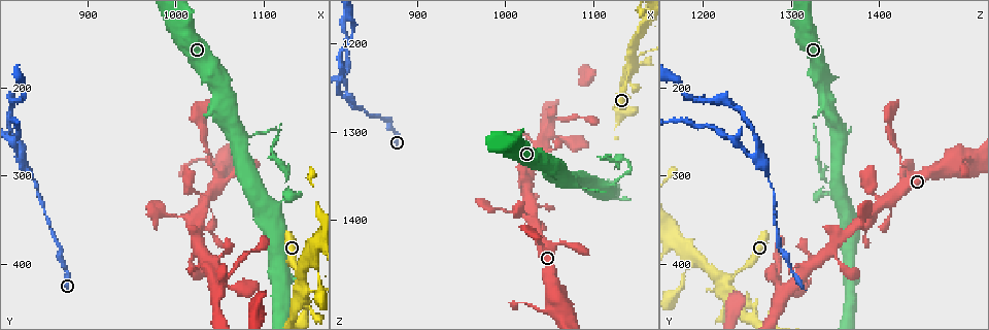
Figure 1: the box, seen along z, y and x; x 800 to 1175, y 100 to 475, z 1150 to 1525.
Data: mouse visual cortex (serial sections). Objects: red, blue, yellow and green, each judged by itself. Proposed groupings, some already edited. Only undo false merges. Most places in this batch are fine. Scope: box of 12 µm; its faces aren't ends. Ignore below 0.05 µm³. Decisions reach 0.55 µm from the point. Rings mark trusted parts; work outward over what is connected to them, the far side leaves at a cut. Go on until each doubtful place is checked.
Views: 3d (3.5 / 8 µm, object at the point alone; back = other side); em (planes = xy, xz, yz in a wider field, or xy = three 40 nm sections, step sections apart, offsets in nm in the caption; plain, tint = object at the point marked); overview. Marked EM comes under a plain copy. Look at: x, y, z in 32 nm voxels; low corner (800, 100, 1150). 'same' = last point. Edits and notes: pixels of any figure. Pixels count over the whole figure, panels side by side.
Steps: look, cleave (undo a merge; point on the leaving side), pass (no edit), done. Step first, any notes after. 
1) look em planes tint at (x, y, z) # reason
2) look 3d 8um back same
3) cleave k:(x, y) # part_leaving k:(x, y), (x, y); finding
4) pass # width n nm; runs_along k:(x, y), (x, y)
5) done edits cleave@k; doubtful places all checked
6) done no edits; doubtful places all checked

look 3d 3.5um at (1142, 418, 1226) # looks like a crossing

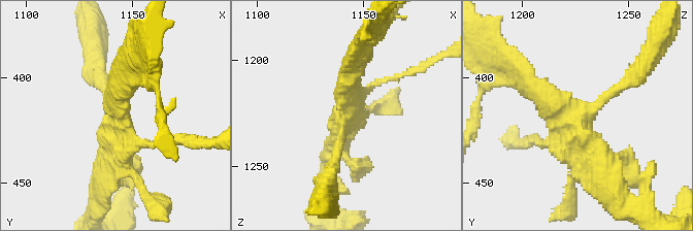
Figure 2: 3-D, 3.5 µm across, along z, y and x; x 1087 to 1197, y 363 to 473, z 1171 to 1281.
look em xy step 3 tint at (1141, 418, 1228) # now the EM

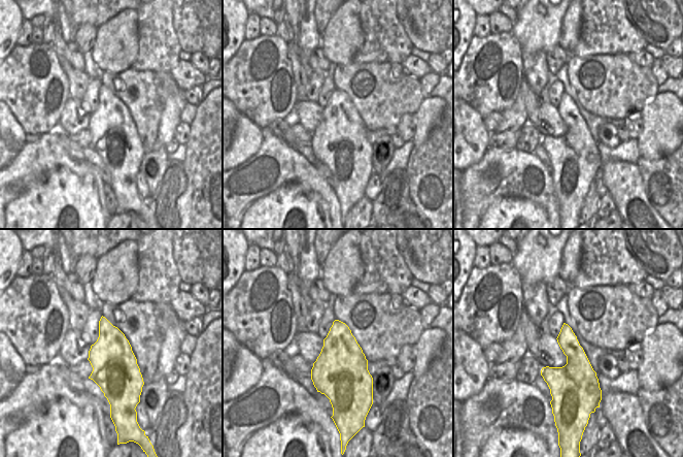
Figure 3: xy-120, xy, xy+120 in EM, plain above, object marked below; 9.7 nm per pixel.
look em xy step 5 tint same

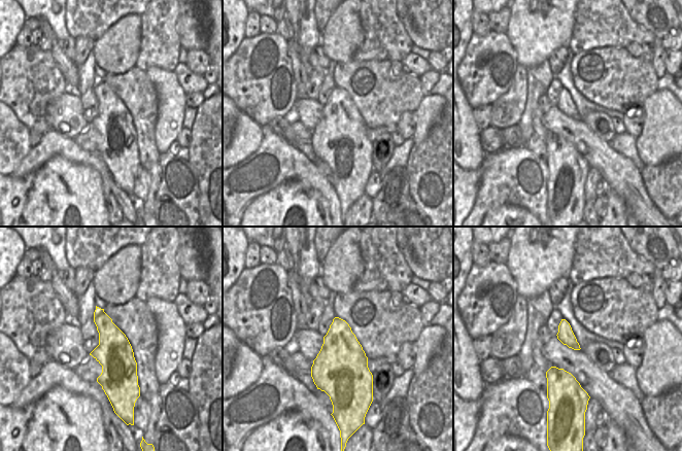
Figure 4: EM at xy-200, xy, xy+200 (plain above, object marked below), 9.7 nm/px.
pass # runs_along 2:(332, 169), (357, 64); all the same cell

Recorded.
look 3d 3.5um back at (1112, 332, 1362) # small branch off a trunk

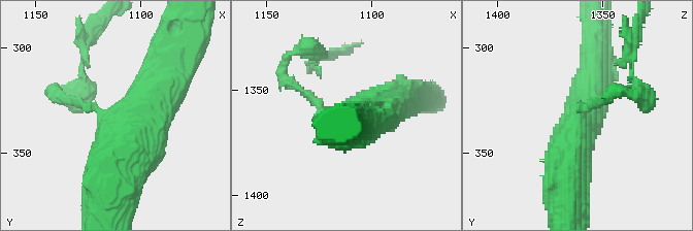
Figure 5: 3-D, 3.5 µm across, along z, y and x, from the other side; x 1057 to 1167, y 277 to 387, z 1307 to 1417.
look em xy step 5 tint at (1112, 333, 1360) # arms 3; arm_widths 150, 600, 700 nm

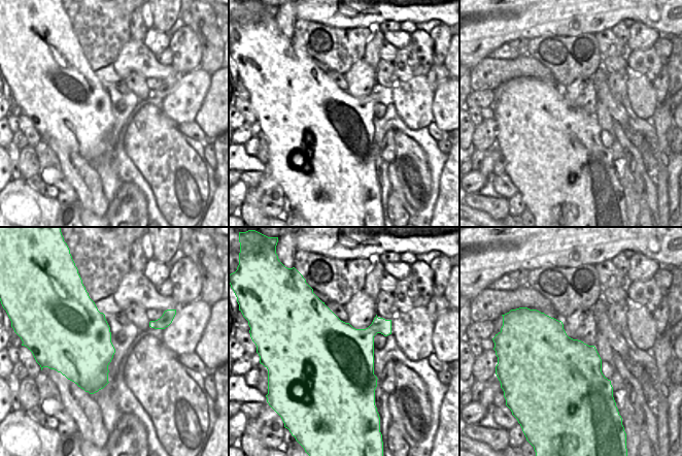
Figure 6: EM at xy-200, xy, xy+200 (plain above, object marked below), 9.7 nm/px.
pass # runs_along 5:(173, 64), (132, 118), (117, 182); all the same cell

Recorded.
look 3d 8um back at (1142, 324, 1336) # sharp bend

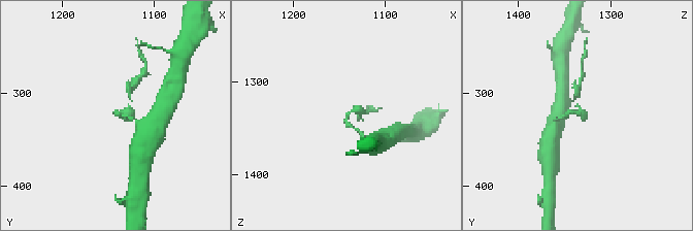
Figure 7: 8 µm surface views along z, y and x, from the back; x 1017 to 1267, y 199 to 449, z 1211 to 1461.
look em xy step 1 tint at (1140, 322, 1336) # arm_widths 100, 150 nm; shape alone is not enough

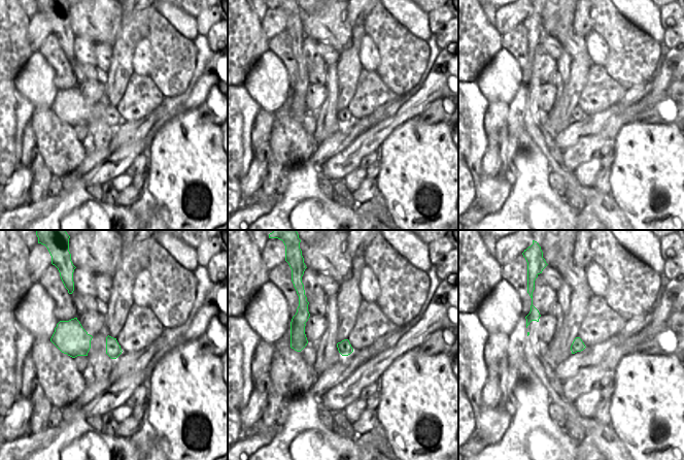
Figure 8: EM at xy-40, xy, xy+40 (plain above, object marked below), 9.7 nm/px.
cleave 7:(578, 88) # width 130 nm; border 8:(57, 325), (76, 336), (82, 329); a second cell is stuck on

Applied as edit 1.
look 3d 3.5um at (994, 346, 1386) # thick turns thin

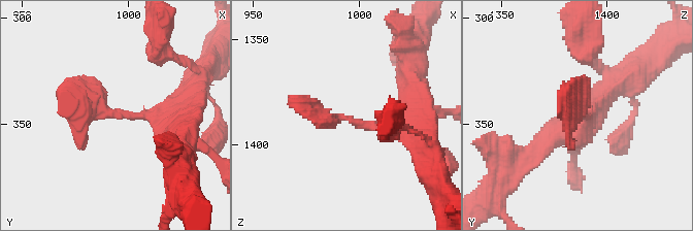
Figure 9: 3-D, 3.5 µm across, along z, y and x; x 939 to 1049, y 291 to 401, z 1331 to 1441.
look em xy step 3 tint at (993, 344, 1386)

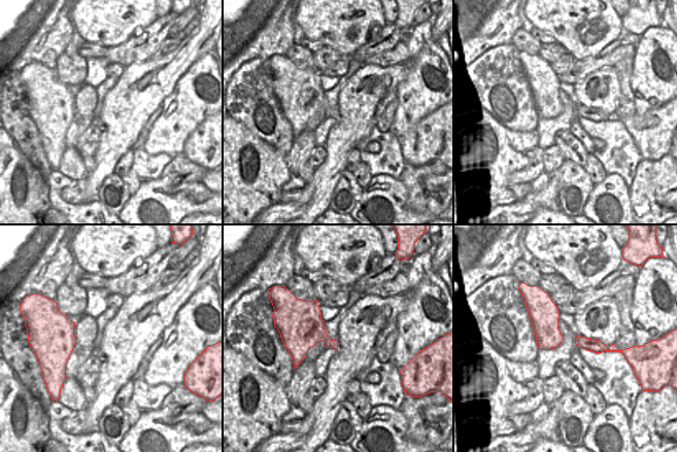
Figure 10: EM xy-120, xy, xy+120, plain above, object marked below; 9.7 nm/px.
pass # width 220 nm; runs_along 9:(409, 125), (328, 120), (290, 98); one cell here

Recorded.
look 3d 8um at (828, 282, 1264) # two arms in line, one across

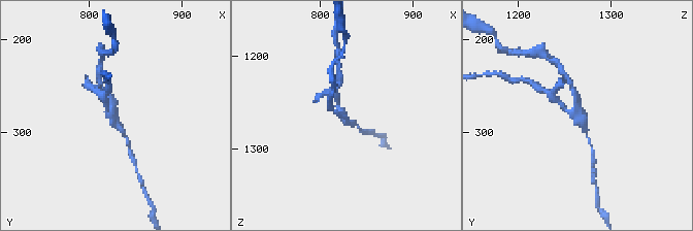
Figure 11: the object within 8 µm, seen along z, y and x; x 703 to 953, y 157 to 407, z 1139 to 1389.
look 3d 3.5um back at (826, 282, 1264)

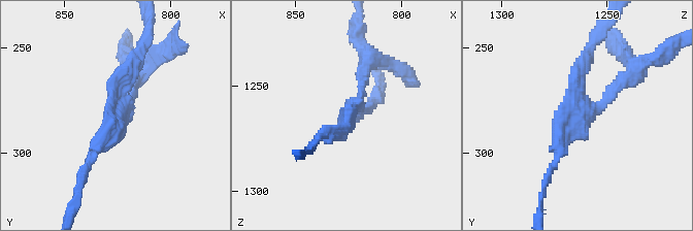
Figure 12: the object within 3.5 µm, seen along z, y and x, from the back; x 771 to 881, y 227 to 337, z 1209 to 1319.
look em xy step 3 tint at (826, 283, 1265) # shape alone is not enough

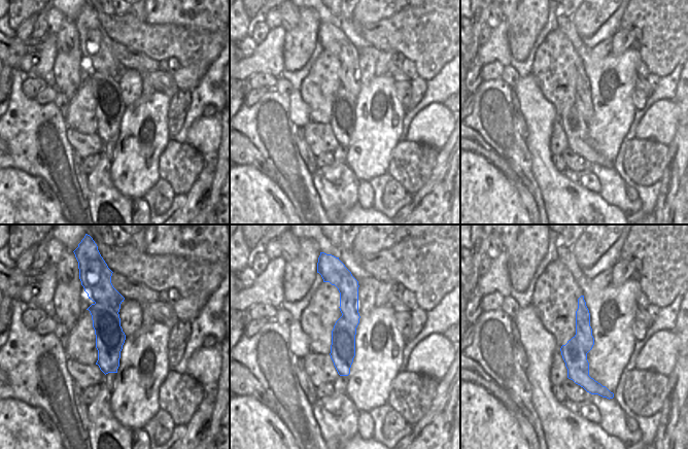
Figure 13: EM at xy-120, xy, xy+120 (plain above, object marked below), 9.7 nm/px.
cleave 12:(587, 57) # width 240 nm; border 13:(95, 302), (109, 306), (117, 313); a second cell is stuck on

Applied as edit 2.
done edits cleave@7, cleave@12; doubtful places all checked

